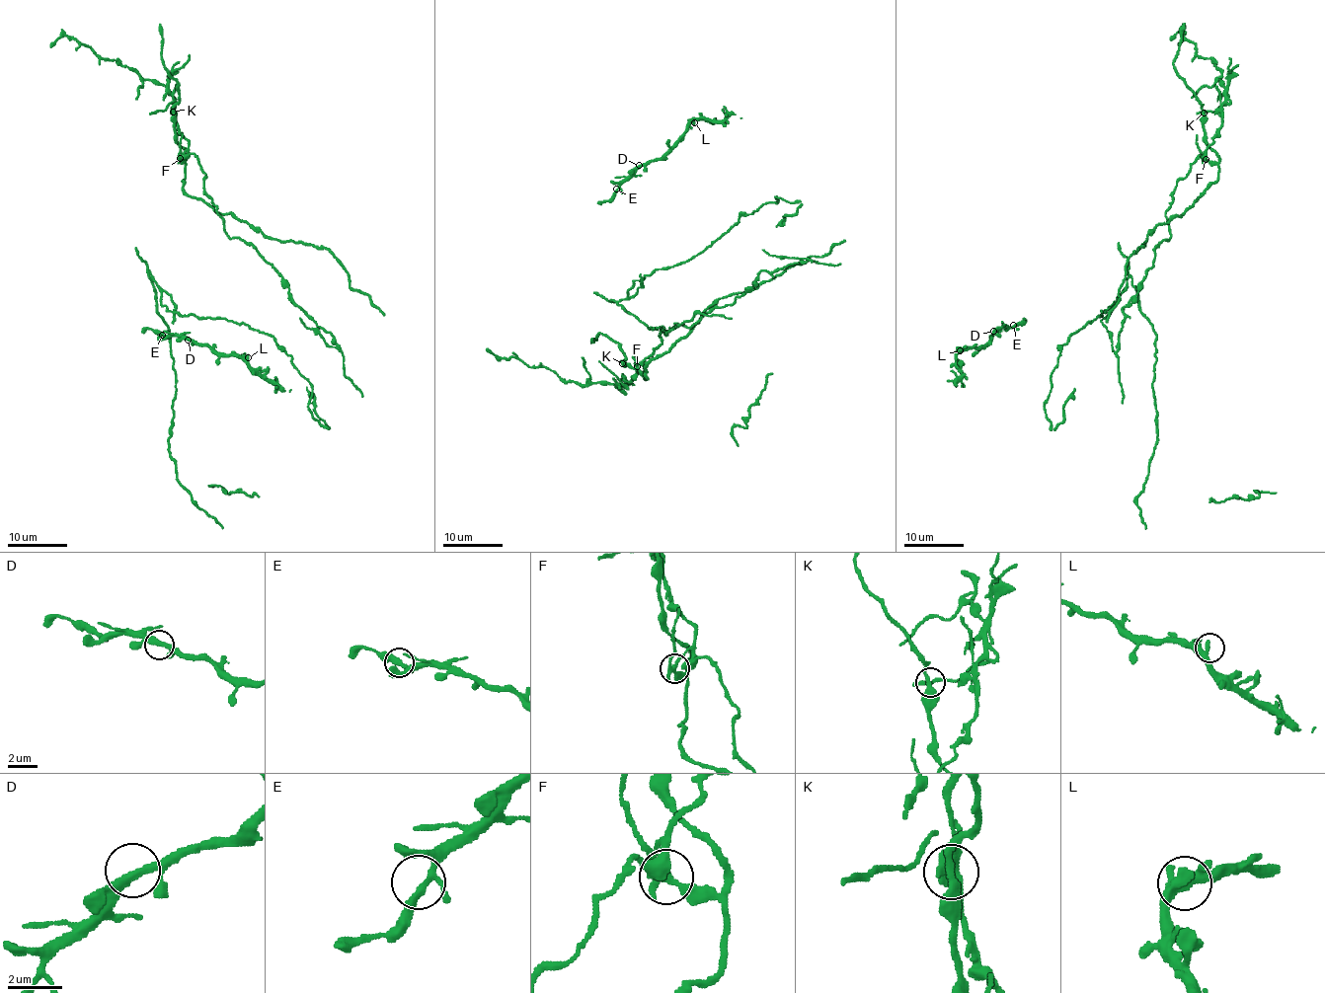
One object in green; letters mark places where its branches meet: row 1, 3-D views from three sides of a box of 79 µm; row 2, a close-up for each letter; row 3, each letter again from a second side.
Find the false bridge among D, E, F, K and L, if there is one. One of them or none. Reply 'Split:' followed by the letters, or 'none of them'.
Split: F

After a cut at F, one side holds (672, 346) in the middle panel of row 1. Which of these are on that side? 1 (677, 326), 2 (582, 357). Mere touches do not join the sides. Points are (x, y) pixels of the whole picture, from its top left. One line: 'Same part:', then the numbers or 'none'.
Same part: none

